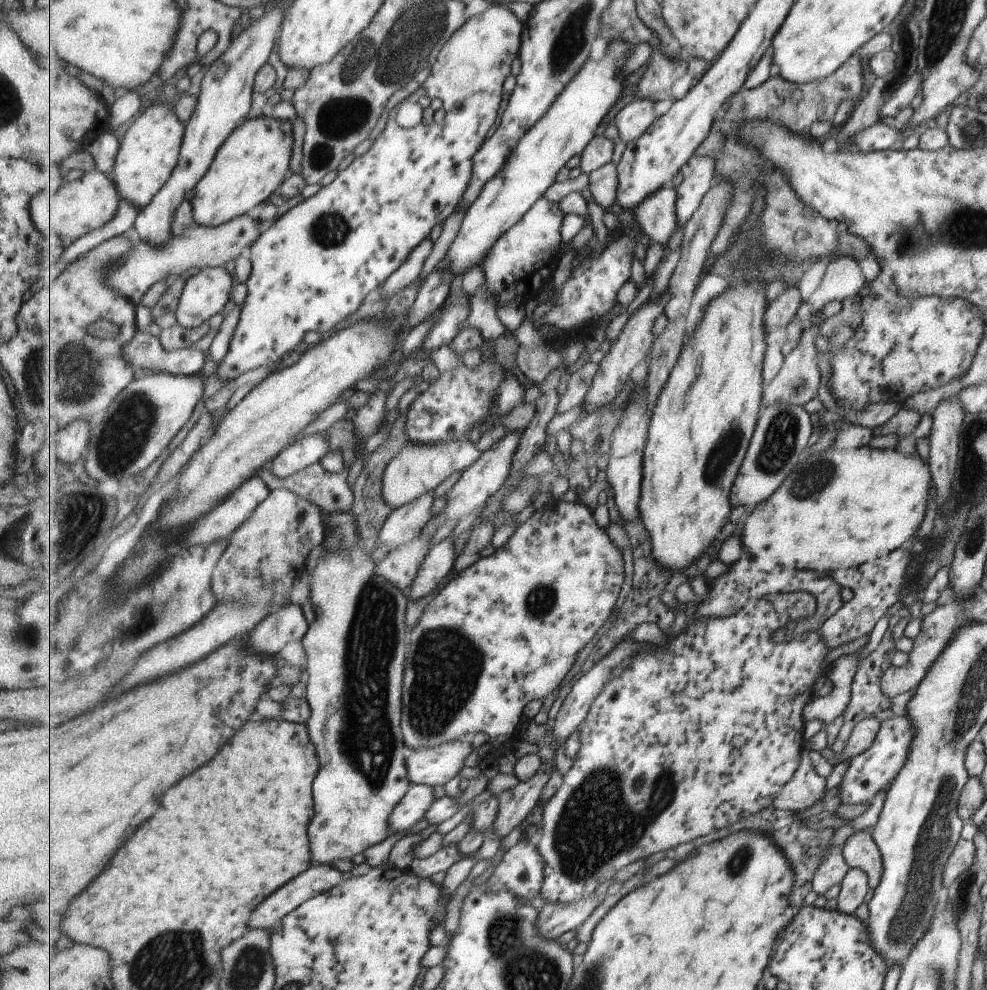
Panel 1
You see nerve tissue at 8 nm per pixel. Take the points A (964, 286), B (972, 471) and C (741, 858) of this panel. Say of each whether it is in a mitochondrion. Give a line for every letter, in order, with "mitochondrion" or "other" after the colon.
A: other
B: mitochondrion
C: mitochondrion

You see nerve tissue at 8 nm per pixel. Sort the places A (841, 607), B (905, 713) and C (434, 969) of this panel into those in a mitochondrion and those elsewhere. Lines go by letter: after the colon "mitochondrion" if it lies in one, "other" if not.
A: other
B: other
C: other

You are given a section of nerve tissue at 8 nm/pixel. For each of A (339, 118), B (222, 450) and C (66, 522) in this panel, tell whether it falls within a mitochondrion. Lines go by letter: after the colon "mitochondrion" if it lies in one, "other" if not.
A: mitochondrion
B: other
C: mitochondrion

